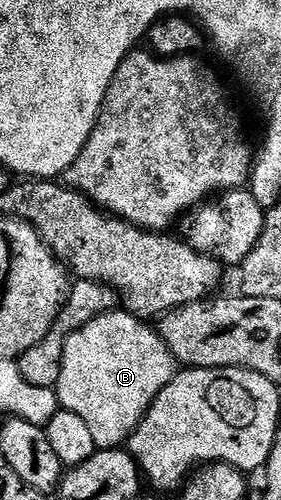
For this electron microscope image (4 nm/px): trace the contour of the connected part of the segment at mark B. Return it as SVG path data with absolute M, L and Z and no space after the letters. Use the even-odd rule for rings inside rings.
M112 311L85 323L65 343L57 386L59 403L85 419L96 450L120 448L143 422L153 399L175 377L175 356L147 325L129 312Z

